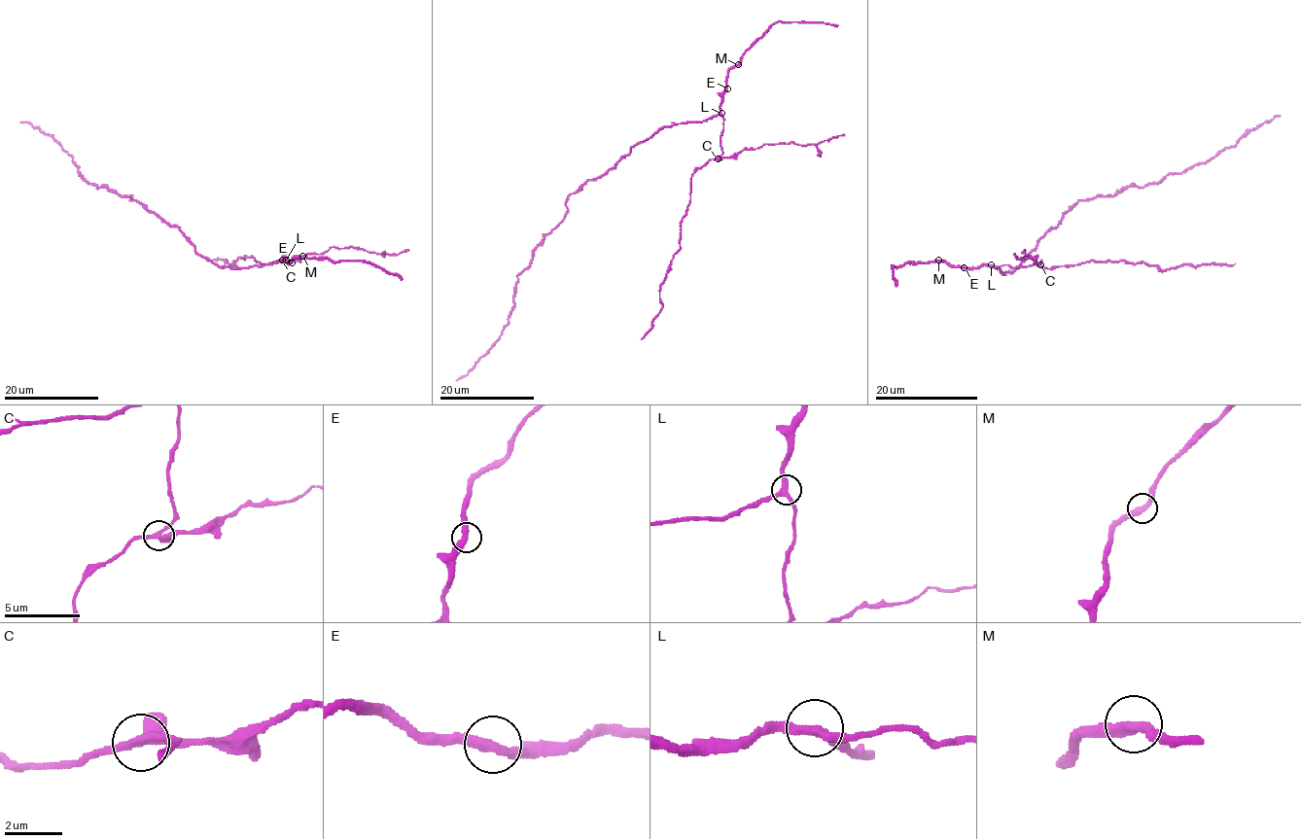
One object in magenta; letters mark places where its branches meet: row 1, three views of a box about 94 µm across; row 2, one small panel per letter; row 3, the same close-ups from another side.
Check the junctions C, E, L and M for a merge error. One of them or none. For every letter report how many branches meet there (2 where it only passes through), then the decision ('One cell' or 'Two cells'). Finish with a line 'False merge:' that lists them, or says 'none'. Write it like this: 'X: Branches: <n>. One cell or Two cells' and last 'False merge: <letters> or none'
C: Branches: 4. Two cells
E: Branches: 2. One cell
L: Branches: 3. One cell
M: Branches: 2. One cell
False merge: C

